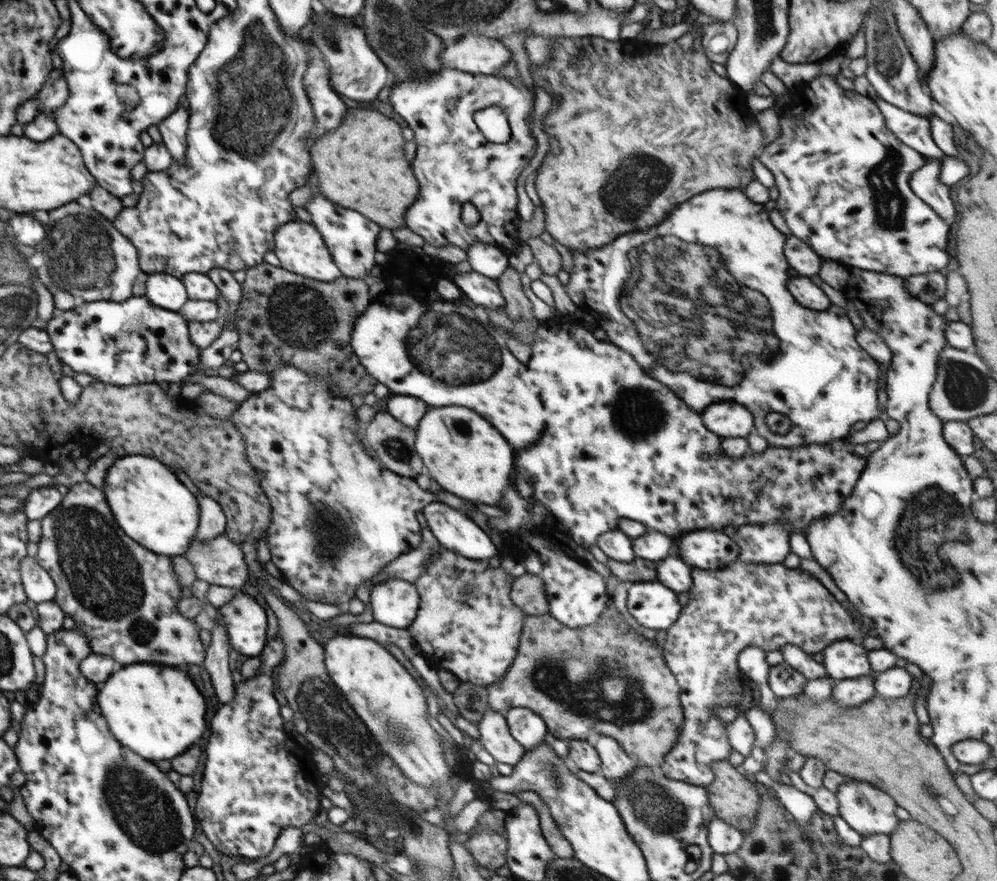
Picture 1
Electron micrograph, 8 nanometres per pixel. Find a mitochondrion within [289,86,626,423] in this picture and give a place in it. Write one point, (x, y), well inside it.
(445, 333)

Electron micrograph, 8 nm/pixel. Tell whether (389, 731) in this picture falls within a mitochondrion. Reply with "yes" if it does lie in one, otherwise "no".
yes

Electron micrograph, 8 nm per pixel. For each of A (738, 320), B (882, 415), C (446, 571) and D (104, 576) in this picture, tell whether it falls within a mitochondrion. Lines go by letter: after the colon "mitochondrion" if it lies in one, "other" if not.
A: mitochondrion
B: other
C: mitochondrion
D: mitochondrion

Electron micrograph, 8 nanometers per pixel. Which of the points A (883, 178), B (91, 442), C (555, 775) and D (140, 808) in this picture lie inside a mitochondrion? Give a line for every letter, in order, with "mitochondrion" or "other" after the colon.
A: mitochondrion
B: other
C: mitochondrion
D: mitochondrion

